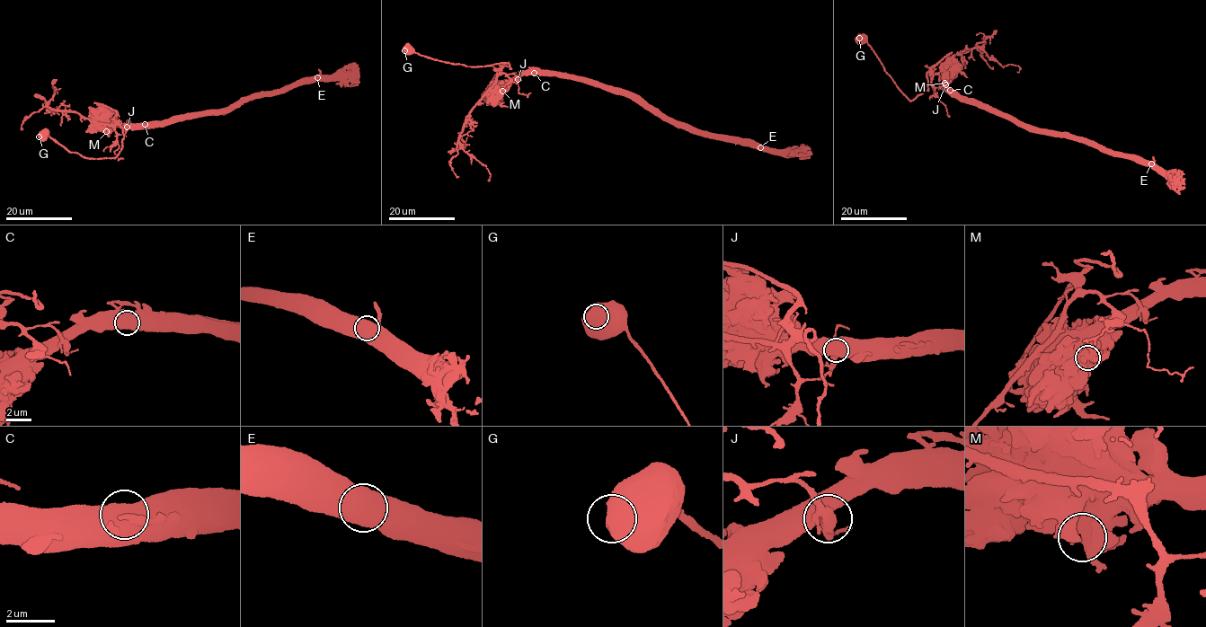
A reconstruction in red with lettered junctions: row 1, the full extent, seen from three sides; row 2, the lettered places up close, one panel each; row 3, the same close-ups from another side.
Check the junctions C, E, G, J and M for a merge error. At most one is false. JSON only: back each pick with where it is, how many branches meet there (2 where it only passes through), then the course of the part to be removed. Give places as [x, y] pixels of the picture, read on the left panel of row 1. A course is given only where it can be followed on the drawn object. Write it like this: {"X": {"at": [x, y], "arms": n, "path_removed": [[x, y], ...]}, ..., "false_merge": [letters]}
{"J": {"at": [127, 127], "arms": 3, "path_removed": [[127, 127], [118, 135], [115, 125], [121, 122], [124, 137], [115, 157], [84, 157], [47, 134], [39, 135]]}, "false_merge": ["J"]}

